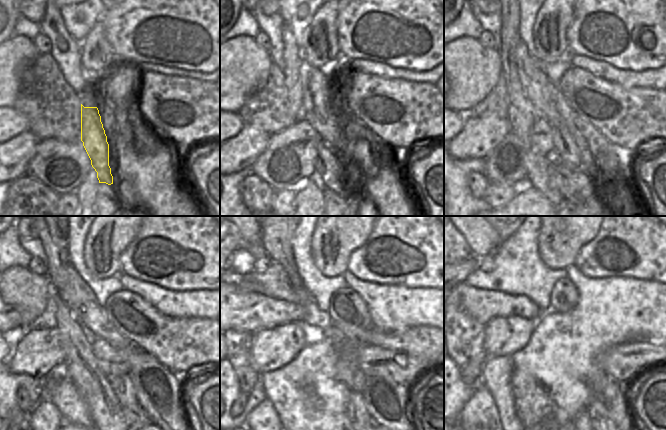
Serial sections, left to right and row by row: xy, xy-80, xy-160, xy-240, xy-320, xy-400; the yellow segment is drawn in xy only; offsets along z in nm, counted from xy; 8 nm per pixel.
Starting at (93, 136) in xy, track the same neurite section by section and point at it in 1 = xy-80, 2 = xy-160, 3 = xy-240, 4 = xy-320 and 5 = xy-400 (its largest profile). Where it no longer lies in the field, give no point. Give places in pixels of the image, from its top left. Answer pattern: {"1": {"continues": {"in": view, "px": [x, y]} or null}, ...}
{"1": {"continues": {"in": "xy-80", "px": [329, 167]}}, "2": {"continues": {"in": "xy-160", "px": [576, 187]}}, "3": {"continues": {"in": "xy-240", "px": [135, 418]}}, "4": {"continues": {"in": "xy-320", "px": [371, 419]}}, "5": {"continues": {"in": "xy-400", "px": [593, 419]}}}

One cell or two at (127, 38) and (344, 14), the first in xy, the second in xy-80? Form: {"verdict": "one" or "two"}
{"verdict": "one"}

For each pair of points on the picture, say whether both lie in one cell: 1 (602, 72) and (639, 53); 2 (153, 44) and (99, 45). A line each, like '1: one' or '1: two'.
1: two
2: two

